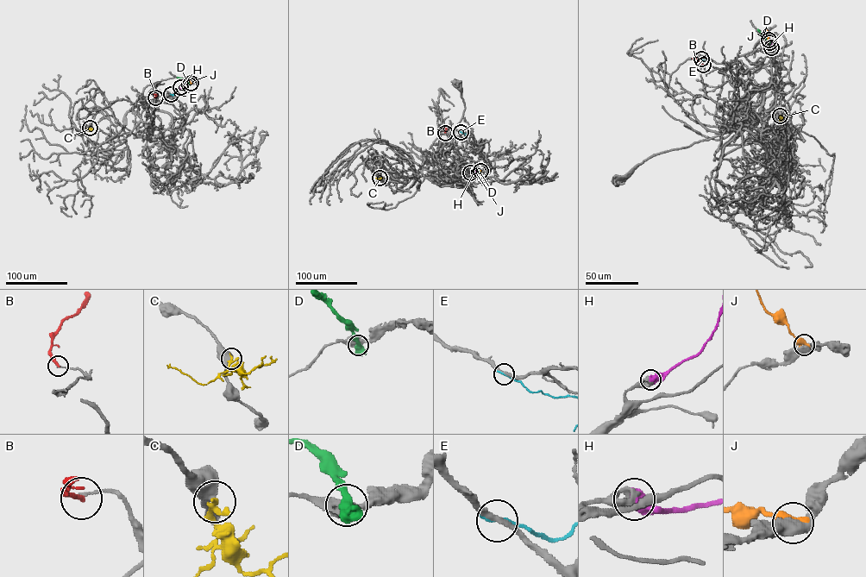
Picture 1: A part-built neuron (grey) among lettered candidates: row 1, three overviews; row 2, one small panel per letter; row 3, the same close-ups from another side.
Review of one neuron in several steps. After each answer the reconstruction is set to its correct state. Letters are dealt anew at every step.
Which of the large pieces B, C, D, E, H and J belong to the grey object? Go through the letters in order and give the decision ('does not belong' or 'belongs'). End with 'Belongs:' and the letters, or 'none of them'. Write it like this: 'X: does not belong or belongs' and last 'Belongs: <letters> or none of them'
B: does not belong
C: does not belong
D: does not belong
E: does not belong
H: belongs
J: does not belong
Belongs: H

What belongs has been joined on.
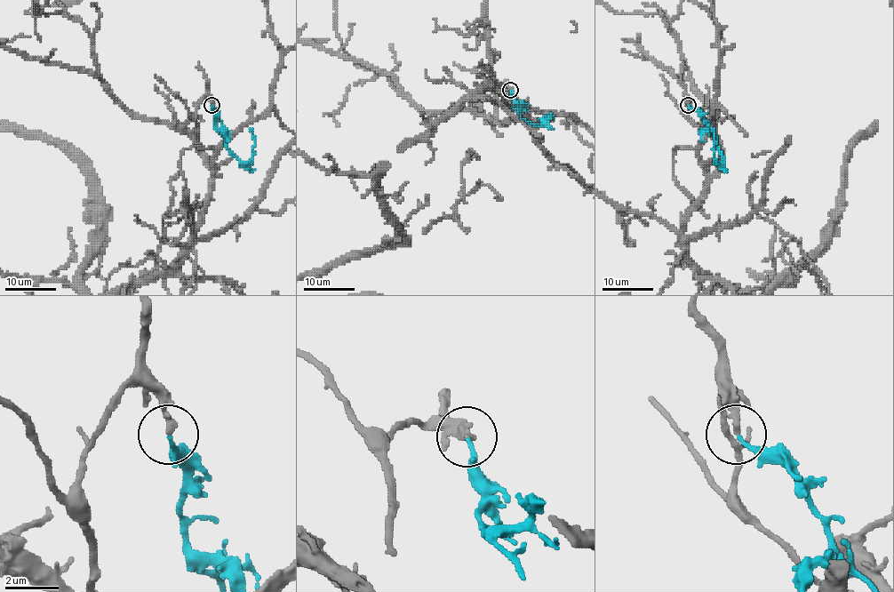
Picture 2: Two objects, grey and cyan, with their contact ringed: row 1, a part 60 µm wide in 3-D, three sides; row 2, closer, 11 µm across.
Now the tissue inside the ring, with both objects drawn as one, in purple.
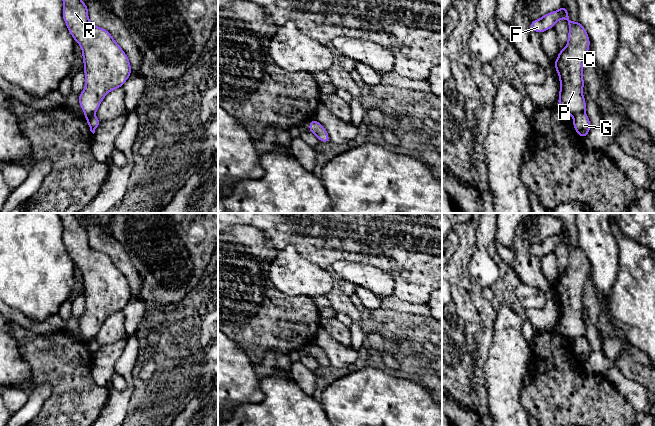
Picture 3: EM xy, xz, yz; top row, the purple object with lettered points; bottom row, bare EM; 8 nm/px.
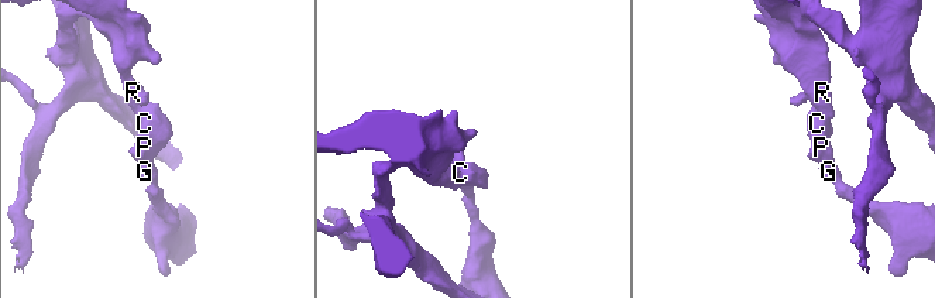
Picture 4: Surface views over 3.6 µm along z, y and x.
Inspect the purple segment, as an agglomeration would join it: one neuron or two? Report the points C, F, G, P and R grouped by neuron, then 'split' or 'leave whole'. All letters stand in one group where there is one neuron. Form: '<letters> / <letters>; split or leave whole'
C F P R / G; split

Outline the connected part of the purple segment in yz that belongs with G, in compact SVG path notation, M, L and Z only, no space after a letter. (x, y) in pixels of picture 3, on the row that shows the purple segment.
M585 112L573 115L573 126L578 135L583 139L590 130L591 122Z

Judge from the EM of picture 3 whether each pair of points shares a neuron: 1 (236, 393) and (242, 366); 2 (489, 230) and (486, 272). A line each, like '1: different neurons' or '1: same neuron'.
1: same neuron
2: same neuron

